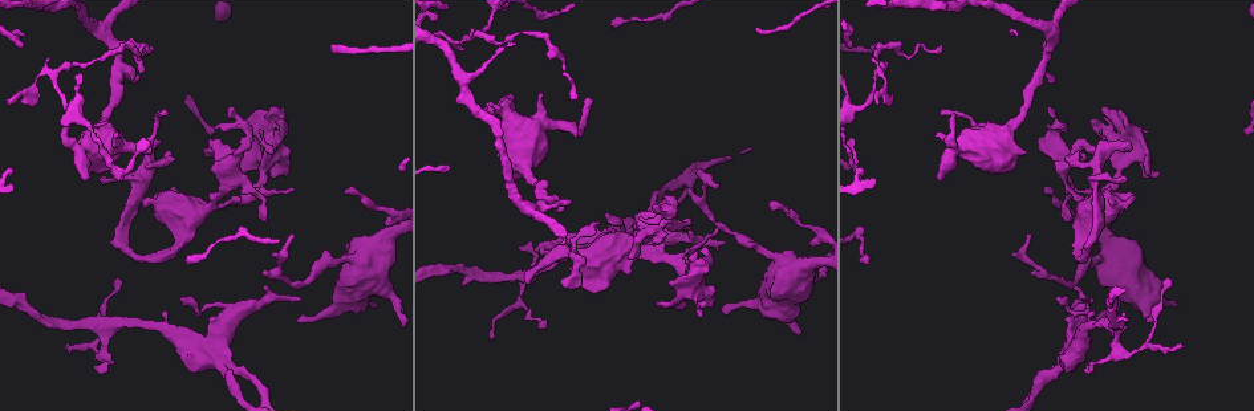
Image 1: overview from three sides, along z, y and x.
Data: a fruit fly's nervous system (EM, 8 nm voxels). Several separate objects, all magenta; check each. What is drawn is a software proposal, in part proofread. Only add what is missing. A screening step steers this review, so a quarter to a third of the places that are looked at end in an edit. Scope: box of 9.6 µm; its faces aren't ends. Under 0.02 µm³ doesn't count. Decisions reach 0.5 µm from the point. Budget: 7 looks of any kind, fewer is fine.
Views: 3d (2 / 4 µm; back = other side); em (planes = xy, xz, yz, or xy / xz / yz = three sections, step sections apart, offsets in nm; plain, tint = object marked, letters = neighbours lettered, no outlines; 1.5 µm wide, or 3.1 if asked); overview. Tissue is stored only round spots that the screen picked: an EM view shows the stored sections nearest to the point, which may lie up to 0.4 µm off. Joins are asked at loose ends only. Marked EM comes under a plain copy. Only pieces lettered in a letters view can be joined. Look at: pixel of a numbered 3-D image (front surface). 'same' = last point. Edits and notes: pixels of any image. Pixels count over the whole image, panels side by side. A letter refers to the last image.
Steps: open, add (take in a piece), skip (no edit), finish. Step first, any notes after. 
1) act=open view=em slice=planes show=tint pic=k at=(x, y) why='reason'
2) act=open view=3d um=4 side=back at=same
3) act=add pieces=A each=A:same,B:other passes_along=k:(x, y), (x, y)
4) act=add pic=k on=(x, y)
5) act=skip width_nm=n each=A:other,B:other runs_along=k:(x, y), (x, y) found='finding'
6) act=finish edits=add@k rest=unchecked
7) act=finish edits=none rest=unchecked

act=open view=em slice=planes show=letters pic=1 at=(264, 220) why='free end'

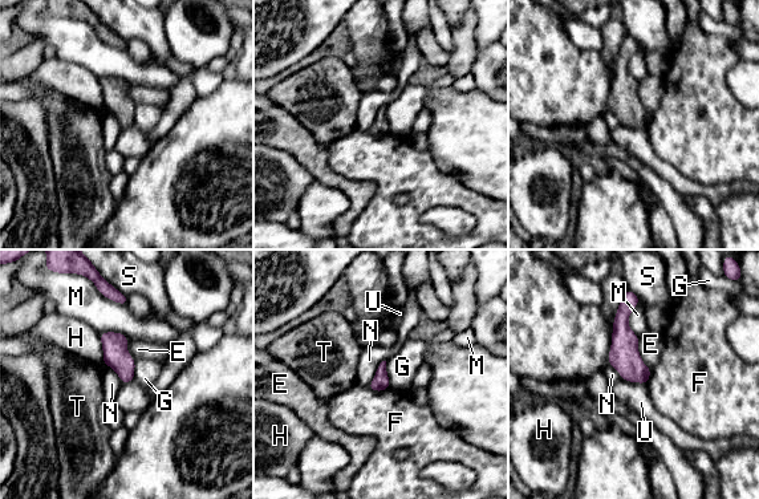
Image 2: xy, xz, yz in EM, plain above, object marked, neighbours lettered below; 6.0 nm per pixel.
act=skip longest_contact=E:220nm each=E:other,F:other,G:other,H:other,M:other,N:other,S:other,T:other,U:other found='no lettered piece goes on from it'

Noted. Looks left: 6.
act=open view=em slice=planes show=letters pic=1 at=(723, 310) why='free end'

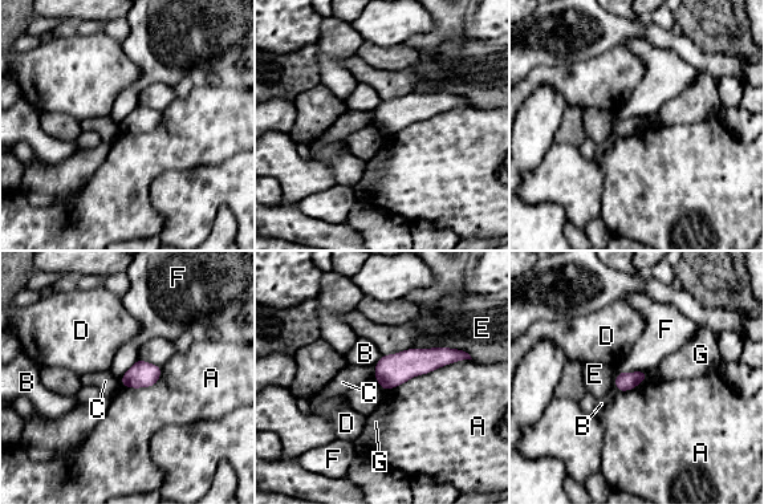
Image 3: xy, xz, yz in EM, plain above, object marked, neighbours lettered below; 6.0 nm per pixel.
act=skip each=A:other,B:other,C:other,D:other,E:other,F:other,G:other border=3:(620, 370), (645, 372) found='none of them fits'

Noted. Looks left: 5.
act=open view=3d um=2 pic=1 at=(1091, 312) why='free end'

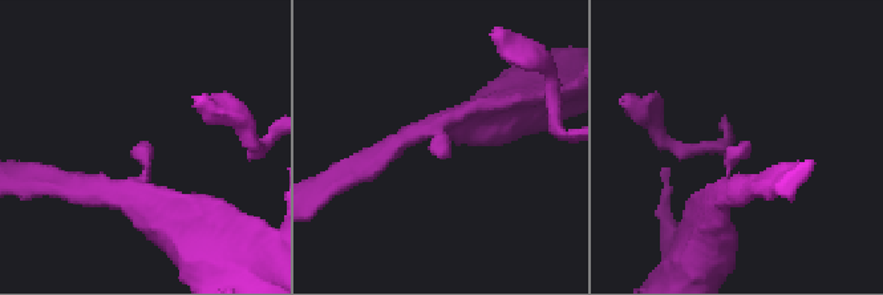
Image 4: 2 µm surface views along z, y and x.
act=open view=em slice=planes show=letters pic=4 at=(148, 143) why='need the tissue'

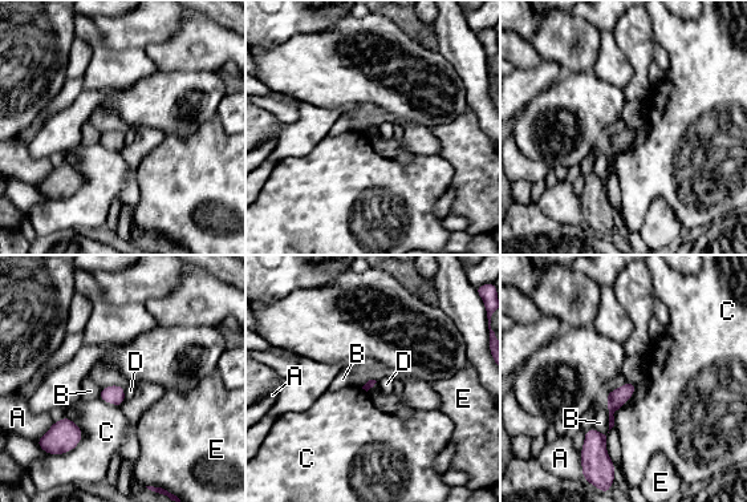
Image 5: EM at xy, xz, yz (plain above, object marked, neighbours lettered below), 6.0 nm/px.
act=skip each=A:other,B:other,C:other,D:other,E:other border=5:(124, 389), (126, 399) found='no lettered piece goes on from it'

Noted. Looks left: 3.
act=finish edits=none rest=unchecked

